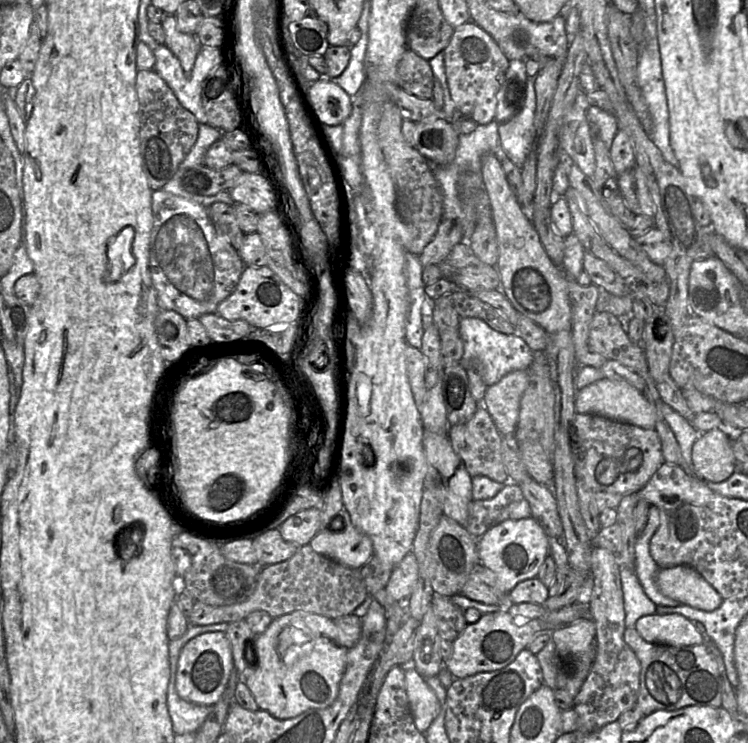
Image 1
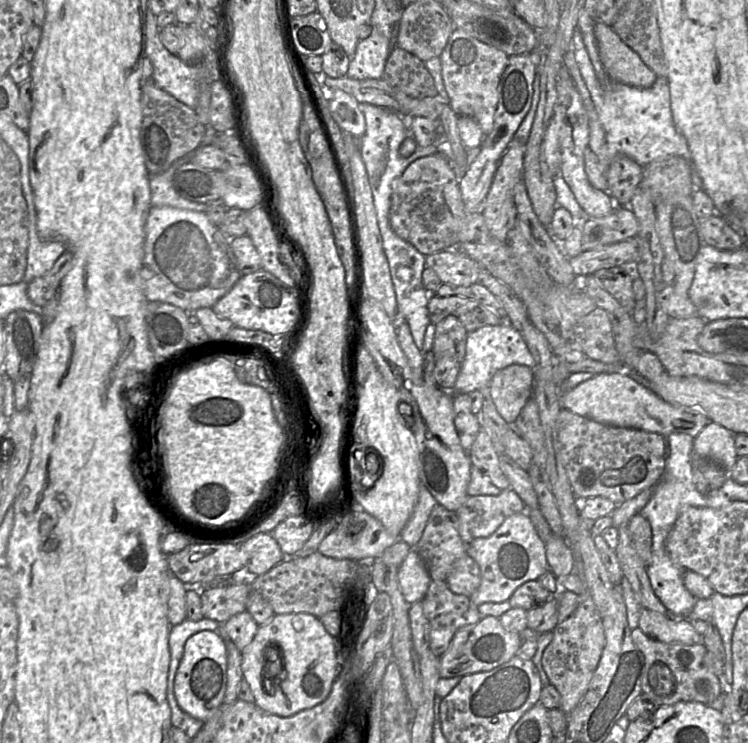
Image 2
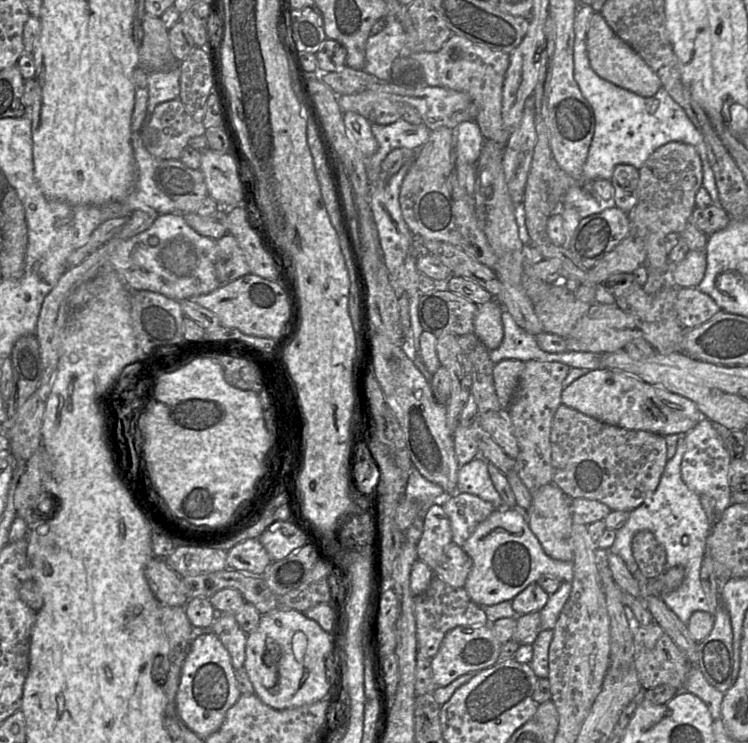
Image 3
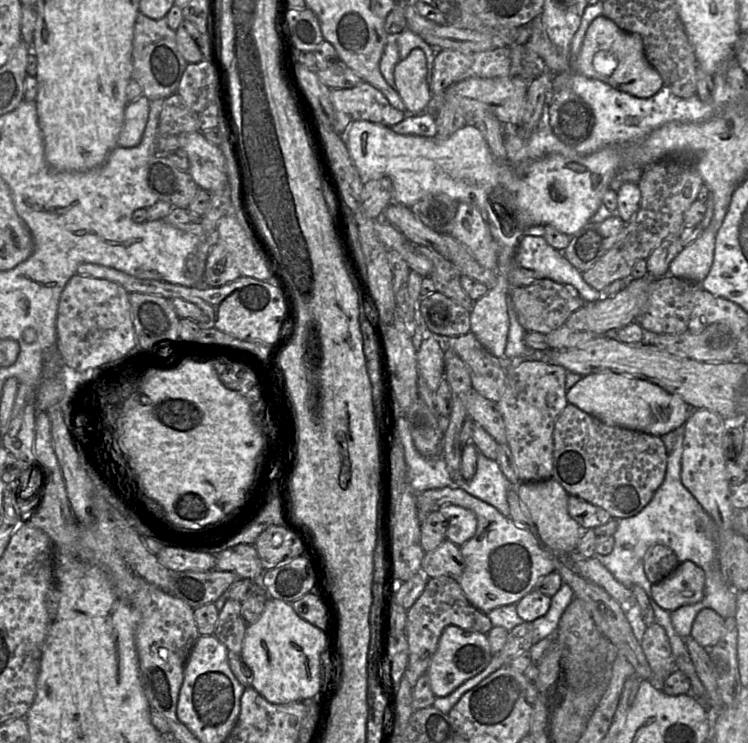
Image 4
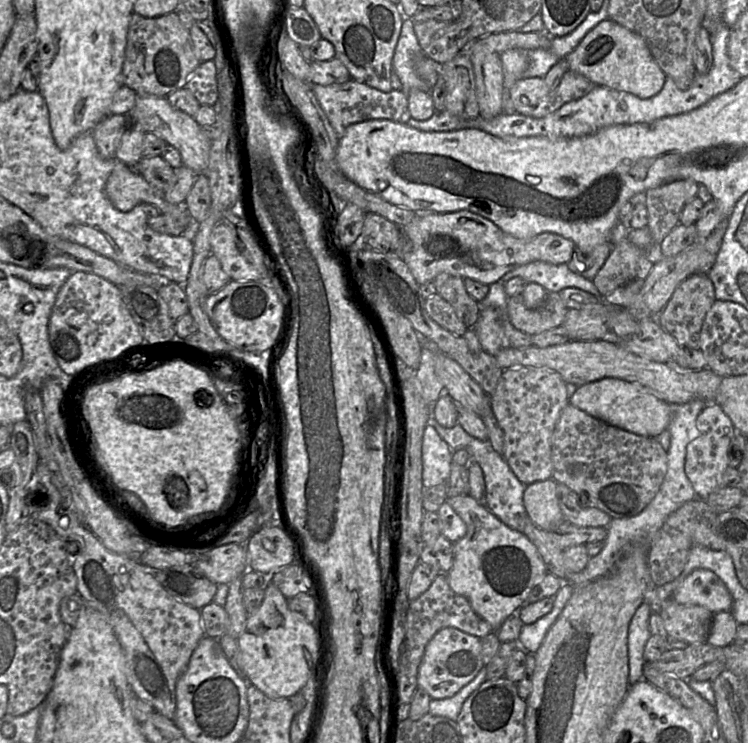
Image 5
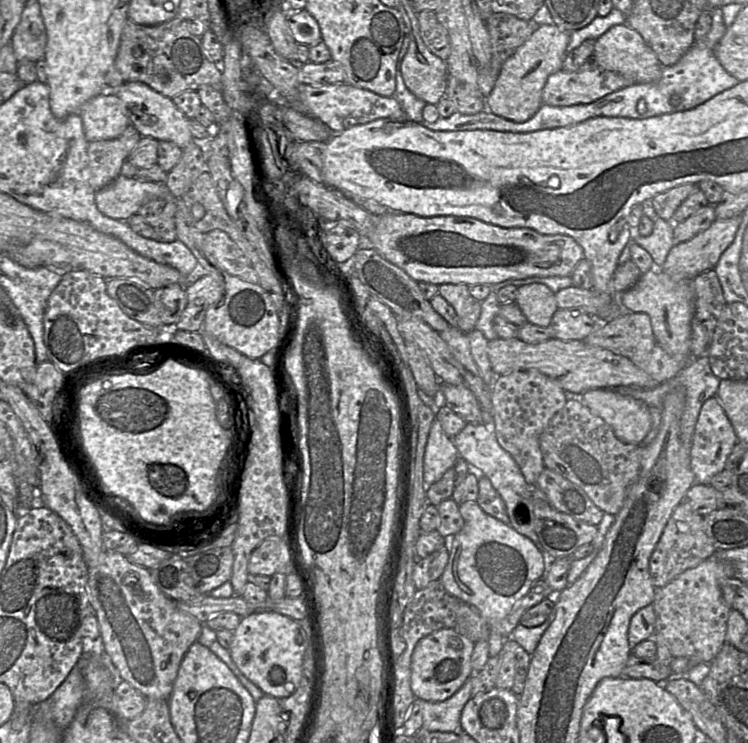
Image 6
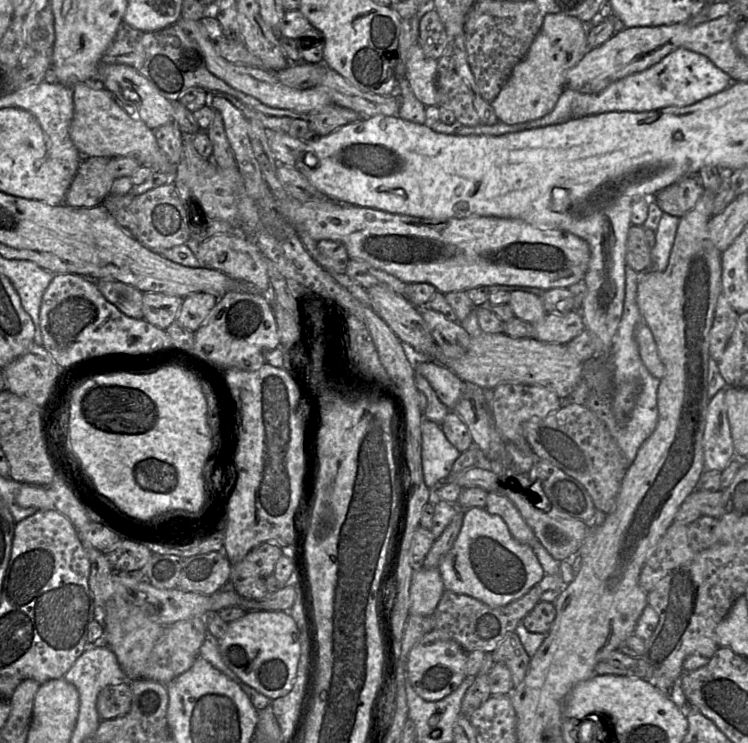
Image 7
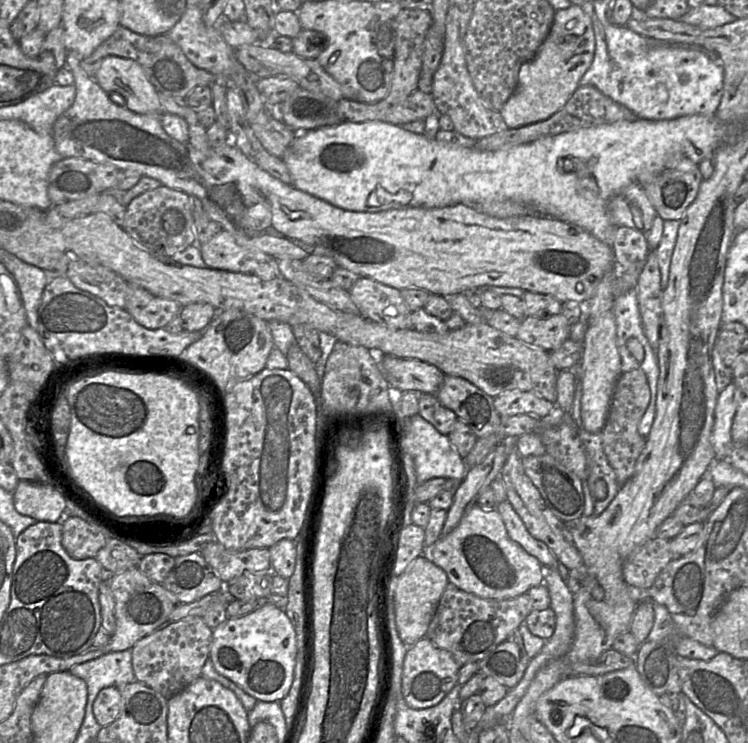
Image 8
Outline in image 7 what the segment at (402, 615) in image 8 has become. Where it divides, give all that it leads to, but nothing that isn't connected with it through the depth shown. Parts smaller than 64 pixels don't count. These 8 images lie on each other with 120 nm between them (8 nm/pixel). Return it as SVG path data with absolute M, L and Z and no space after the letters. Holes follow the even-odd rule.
M416 566L410 585L409 614L433 615L444 592L444 584L437 568Z

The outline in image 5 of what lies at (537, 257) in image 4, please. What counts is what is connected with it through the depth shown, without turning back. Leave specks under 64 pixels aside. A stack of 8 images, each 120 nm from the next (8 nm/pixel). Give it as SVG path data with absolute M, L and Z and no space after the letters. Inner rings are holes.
M533 261L507 272L497 282L506 284L514 277L521 277L528 283L538 283L548 292L559 292L567 287L575 287L594 296L605 298L592 280L574 273L566 263L551 264L543 261Z

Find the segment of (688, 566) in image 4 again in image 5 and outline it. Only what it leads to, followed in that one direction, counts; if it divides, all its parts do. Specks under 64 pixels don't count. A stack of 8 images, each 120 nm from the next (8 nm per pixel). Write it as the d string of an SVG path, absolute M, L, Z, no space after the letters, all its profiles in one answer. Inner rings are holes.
M696 569L691 572L671 598L684 605L699 605L713 614L728 612L732 608L732 597L723 581L712 571Z

